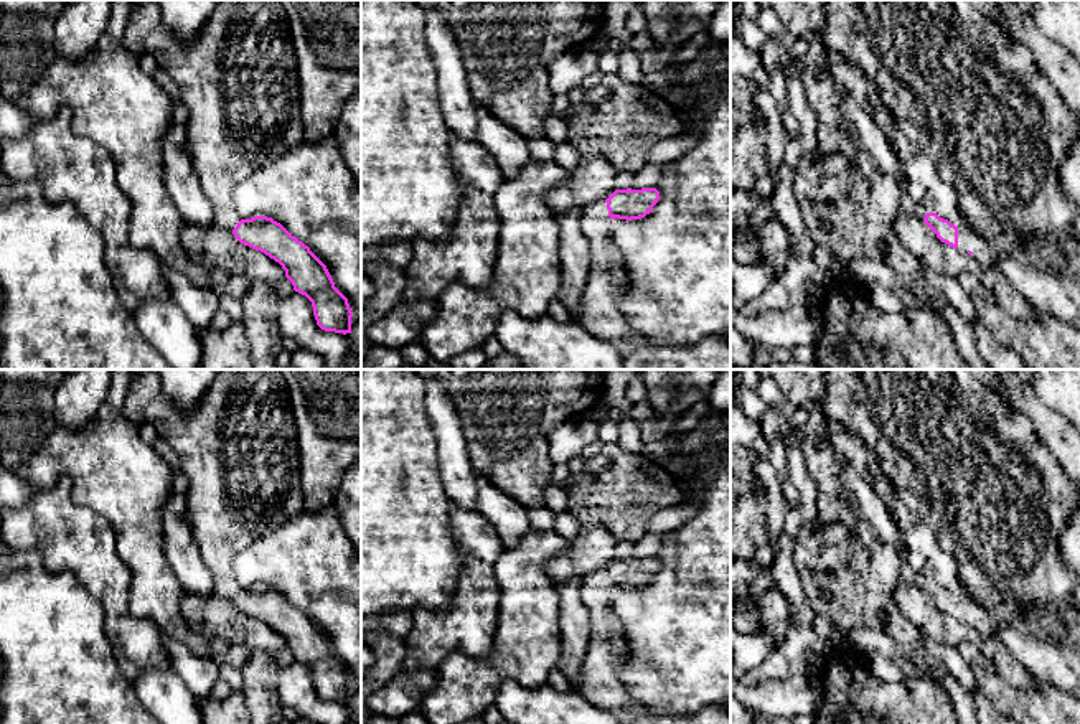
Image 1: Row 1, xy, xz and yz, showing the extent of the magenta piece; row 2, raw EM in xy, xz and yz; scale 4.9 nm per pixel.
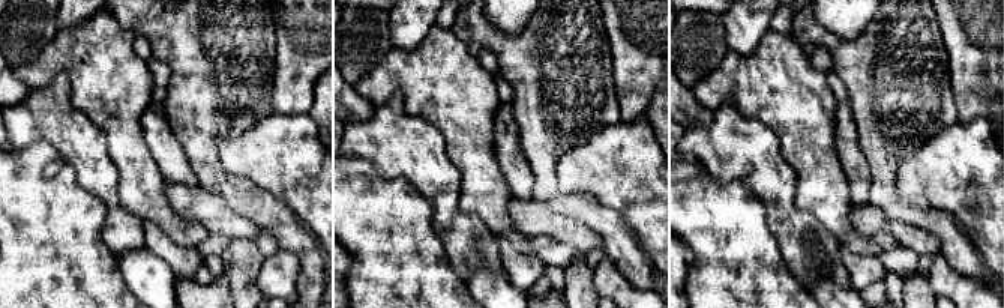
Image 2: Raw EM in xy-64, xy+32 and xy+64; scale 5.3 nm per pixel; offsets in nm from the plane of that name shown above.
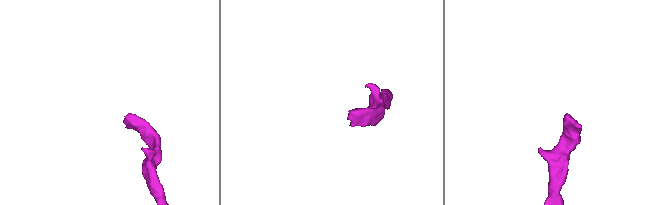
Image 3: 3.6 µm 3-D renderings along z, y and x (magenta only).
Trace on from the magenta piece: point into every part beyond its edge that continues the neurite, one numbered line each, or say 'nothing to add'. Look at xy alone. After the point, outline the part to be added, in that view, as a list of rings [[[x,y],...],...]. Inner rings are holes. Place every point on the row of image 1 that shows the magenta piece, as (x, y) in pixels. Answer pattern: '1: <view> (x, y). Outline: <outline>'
1: xy (238, 78). Outline: [[[153,0],[130,5],[129,23],[120,43],[135,56],[152,54],[158,68],[180,87],[180,102],[188,109],[185,143],[200,185],[213,206],[213,224],[232,231],[241,216],[234,188],[264,163],[302,143],[303,124],[298,101],[298,68],[287,13],[280,0],[218,0],[213,16],[191,41],[181,41],[163,21]]]

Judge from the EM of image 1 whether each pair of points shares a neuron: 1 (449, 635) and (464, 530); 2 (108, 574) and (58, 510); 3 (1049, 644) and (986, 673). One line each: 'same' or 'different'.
1: same
2: same
3: different

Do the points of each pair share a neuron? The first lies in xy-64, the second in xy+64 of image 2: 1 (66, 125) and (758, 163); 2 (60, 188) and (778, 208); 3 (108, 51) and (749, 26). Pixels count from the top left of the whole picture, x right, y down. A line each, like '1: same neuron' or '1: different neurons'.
1: same neuron
2: different neurons
3: different neurons

